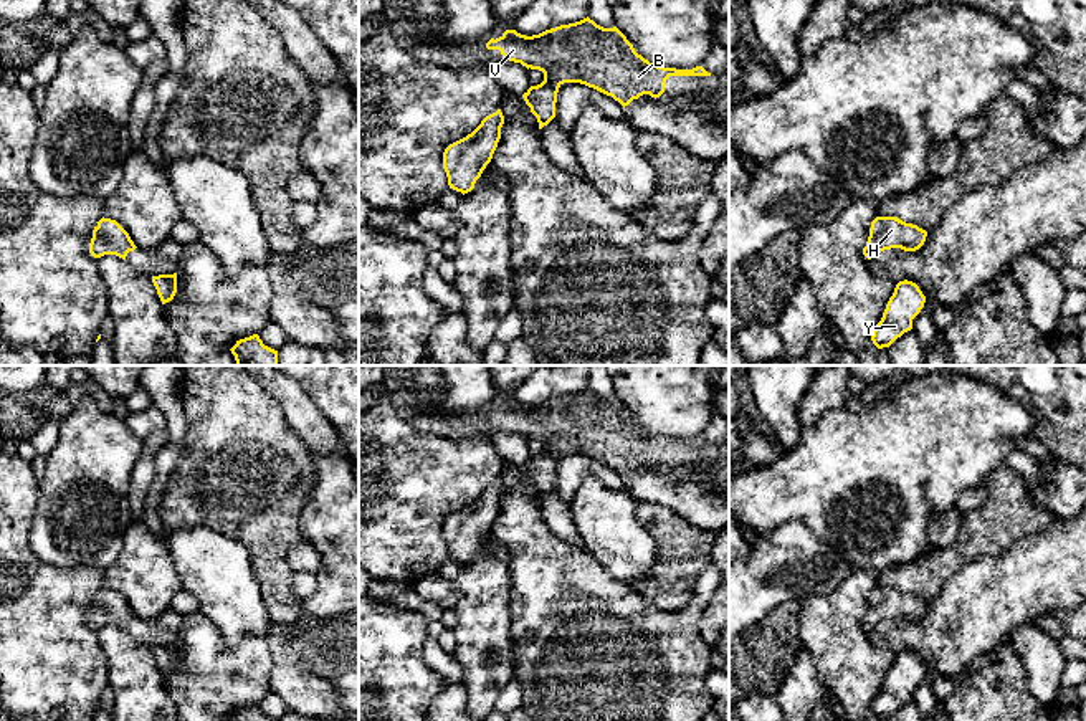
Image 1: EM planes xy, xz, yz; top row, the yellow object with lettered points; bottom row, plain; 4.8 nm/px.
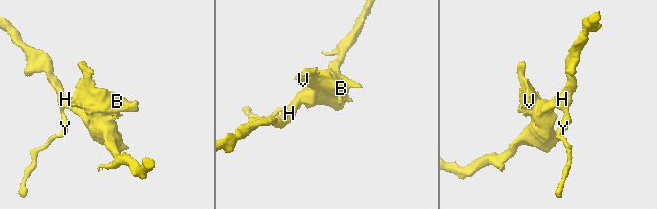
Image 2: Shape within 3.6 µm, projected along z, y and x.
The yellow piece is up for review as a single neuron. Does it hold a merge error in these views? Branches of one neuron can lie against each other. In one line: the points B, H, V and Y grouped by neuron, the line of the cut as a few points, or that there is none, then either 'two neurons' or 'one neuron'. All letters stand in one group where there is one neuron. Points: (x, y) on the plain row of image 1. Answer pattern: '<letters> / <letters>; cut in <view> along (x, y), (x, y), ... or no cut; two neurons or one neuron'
B H V Y; no cut; one neuron

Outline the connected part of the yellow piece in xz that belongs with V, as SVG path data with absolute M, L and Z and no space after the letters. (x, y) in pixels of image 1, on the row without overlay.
M588 387L532 407L506 400L486 418L544 443L544 451L522 465L539 499L555 488L557 463L564 453L593 458L625 478L643 465L660 468L669 446L711 446L703 437L676 440L650 433L617 397L603 399Z

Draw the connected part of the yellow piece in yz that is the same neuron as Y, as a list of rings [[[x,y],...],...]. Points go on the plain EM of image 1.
[[[899,652],[889,668],[871,711],[878,719],[889,718],[898,708],[912,700],[912,690],[924,678],[926,666],[912,652]]]

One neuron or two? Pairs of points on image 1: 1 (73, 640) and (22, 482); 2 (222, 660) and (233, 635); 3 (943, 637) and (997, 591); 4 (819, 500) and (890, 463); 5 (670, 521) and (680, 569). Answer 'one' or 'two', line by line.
1: one
2: two
3: one
4: one
5: one

